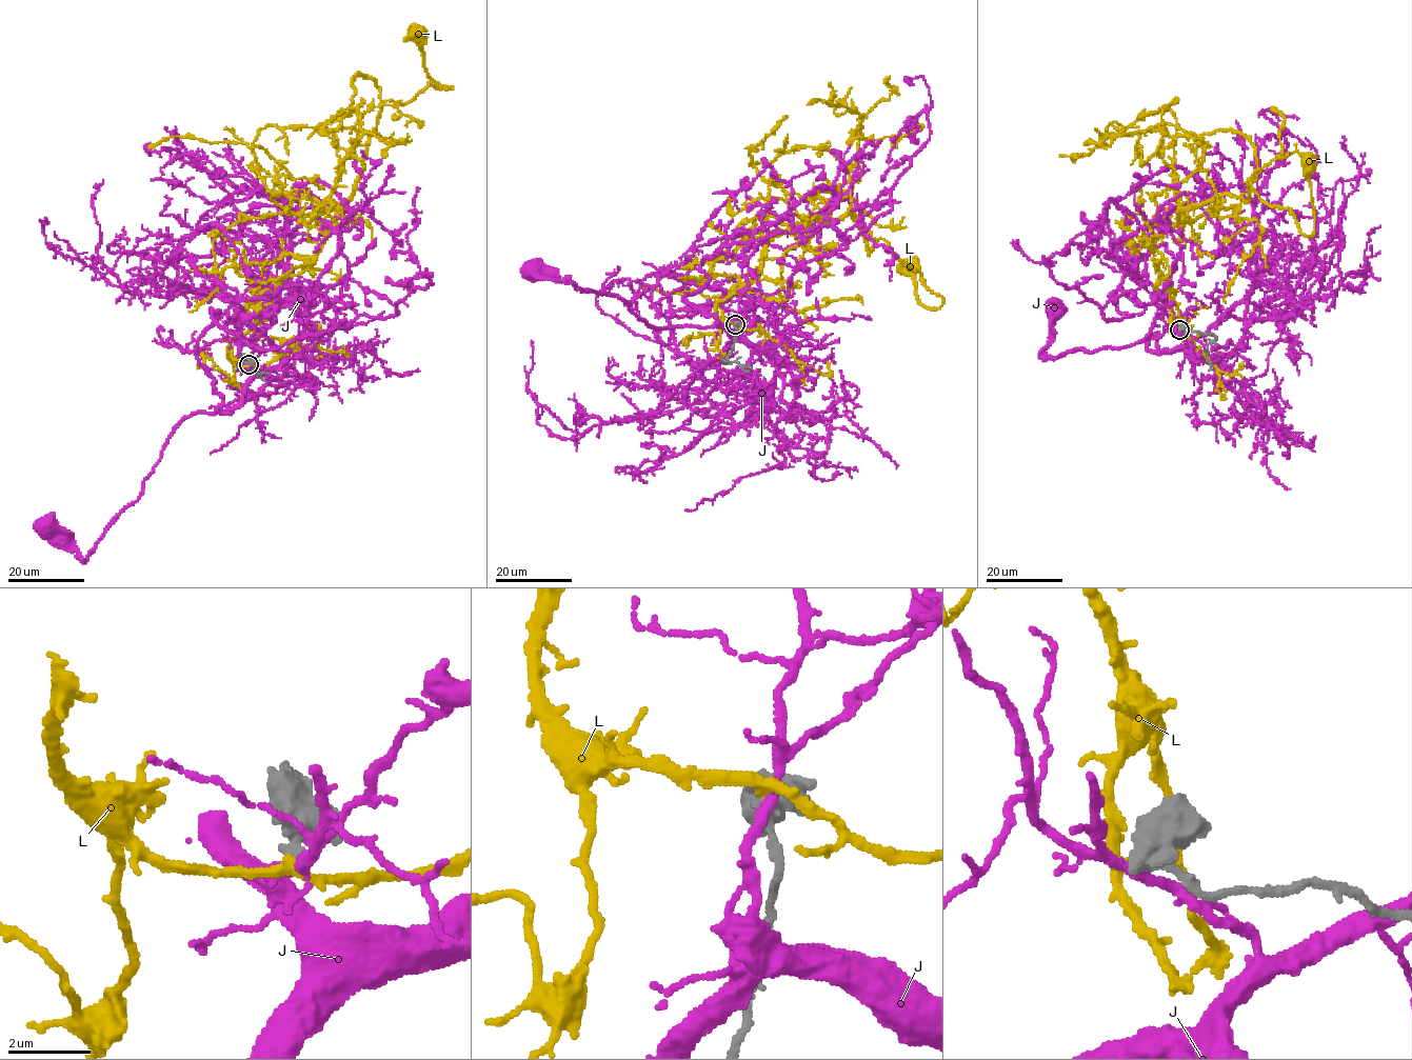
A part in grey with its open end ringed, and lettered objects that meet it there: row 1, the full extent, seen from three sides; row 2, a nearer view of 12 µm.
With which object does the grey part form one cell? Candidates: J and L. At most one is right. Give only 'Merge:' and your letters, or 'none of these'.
Merge: L

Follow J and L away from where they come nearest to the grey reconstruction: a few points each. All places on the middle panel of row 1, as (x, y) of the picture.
J: (736, 324), (733, 340), (735, 335), (717, 326), (659, 328), (630, 311), (629, 302), (533, 273)
L: (735, 324), (717, 301), (811, 217), (850, 211), (940, 305), (909, 264)

